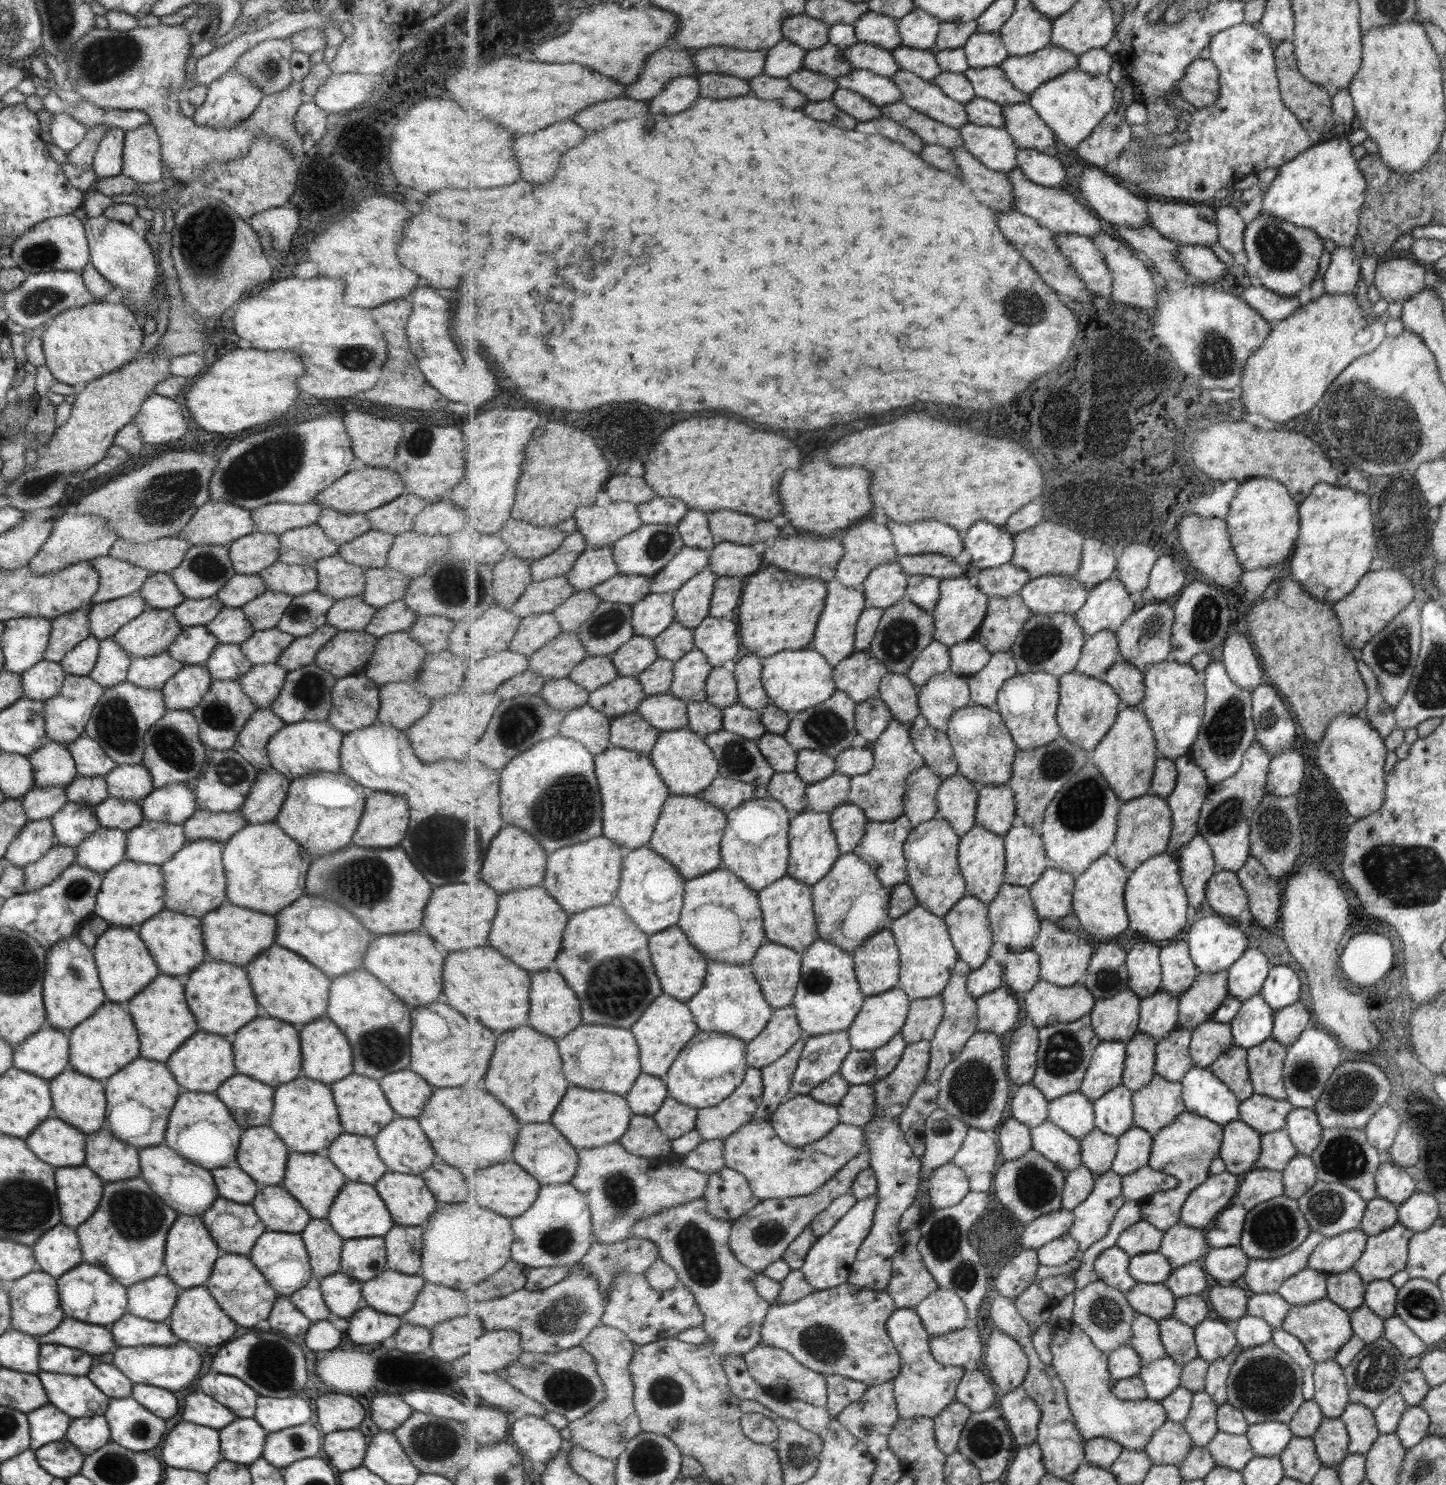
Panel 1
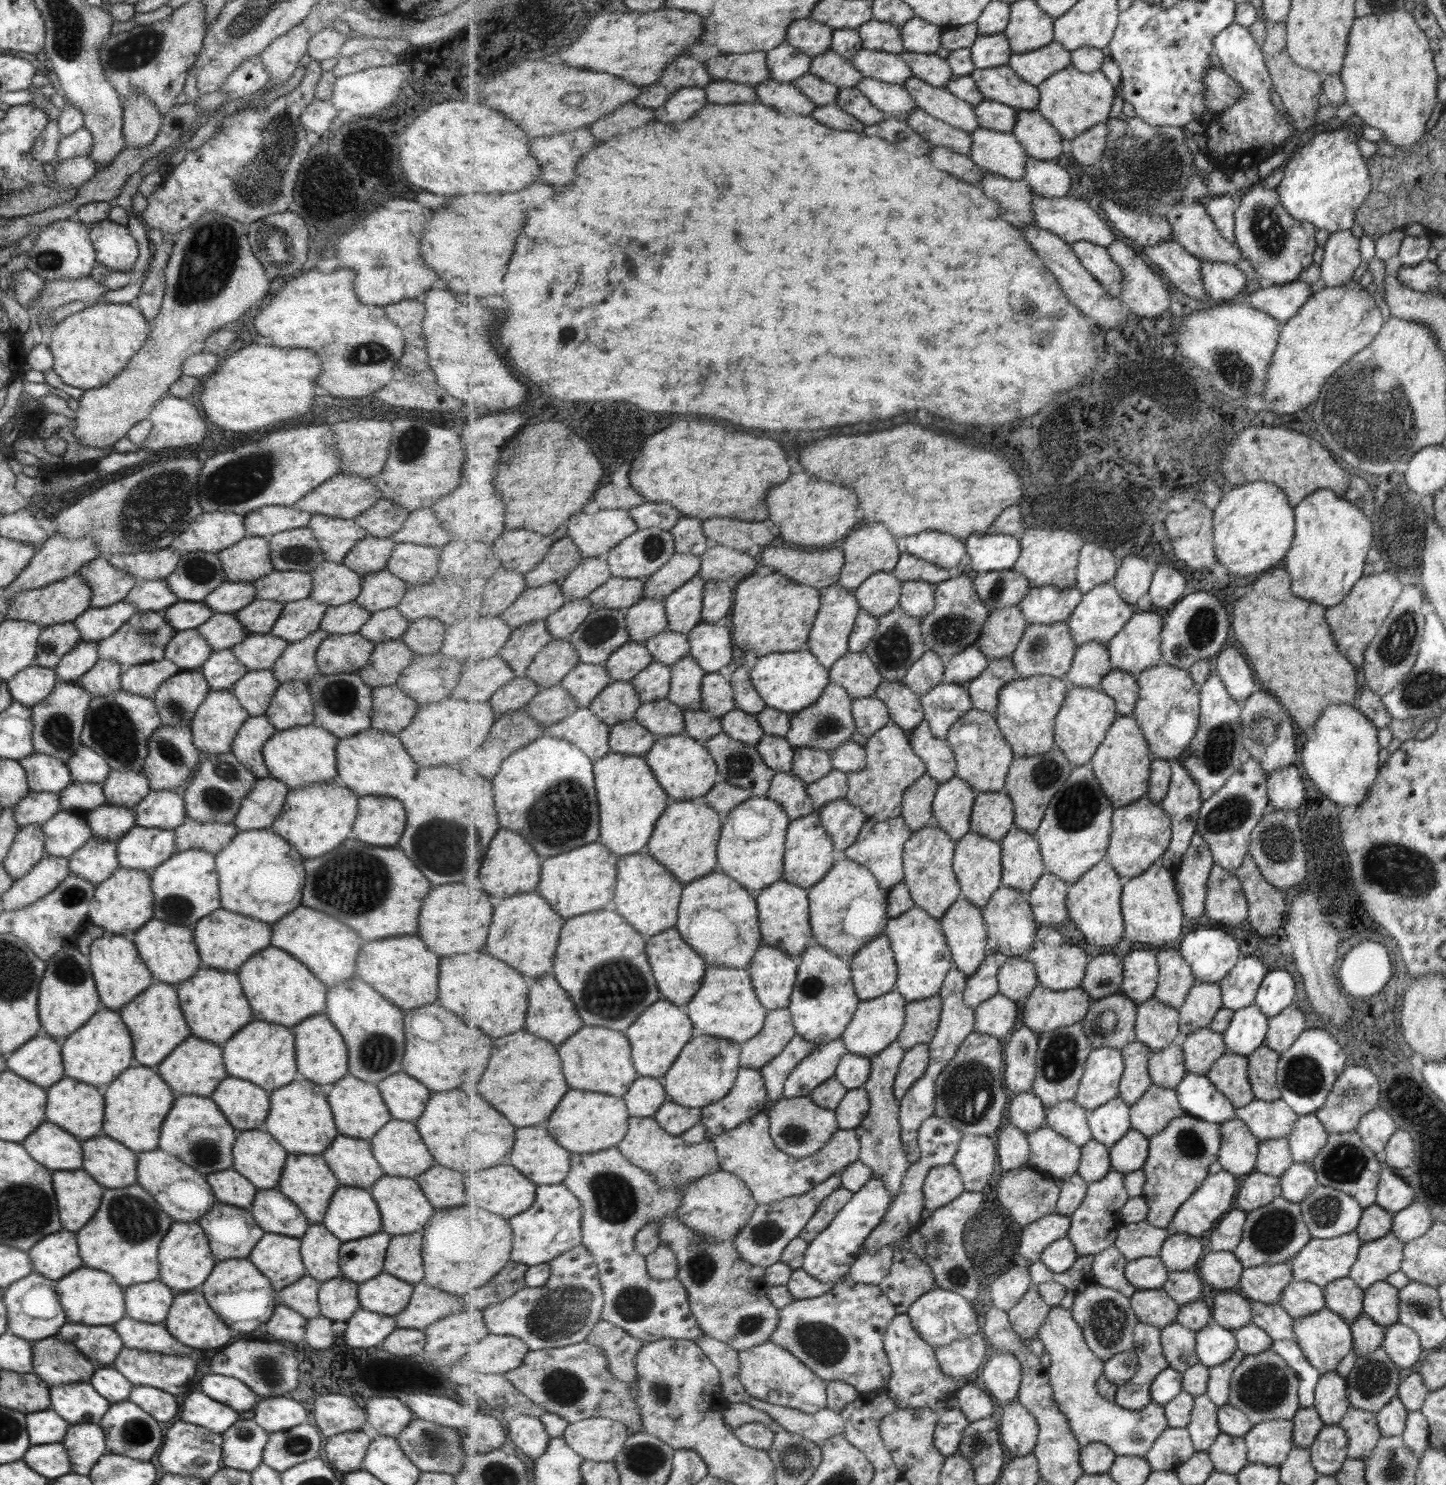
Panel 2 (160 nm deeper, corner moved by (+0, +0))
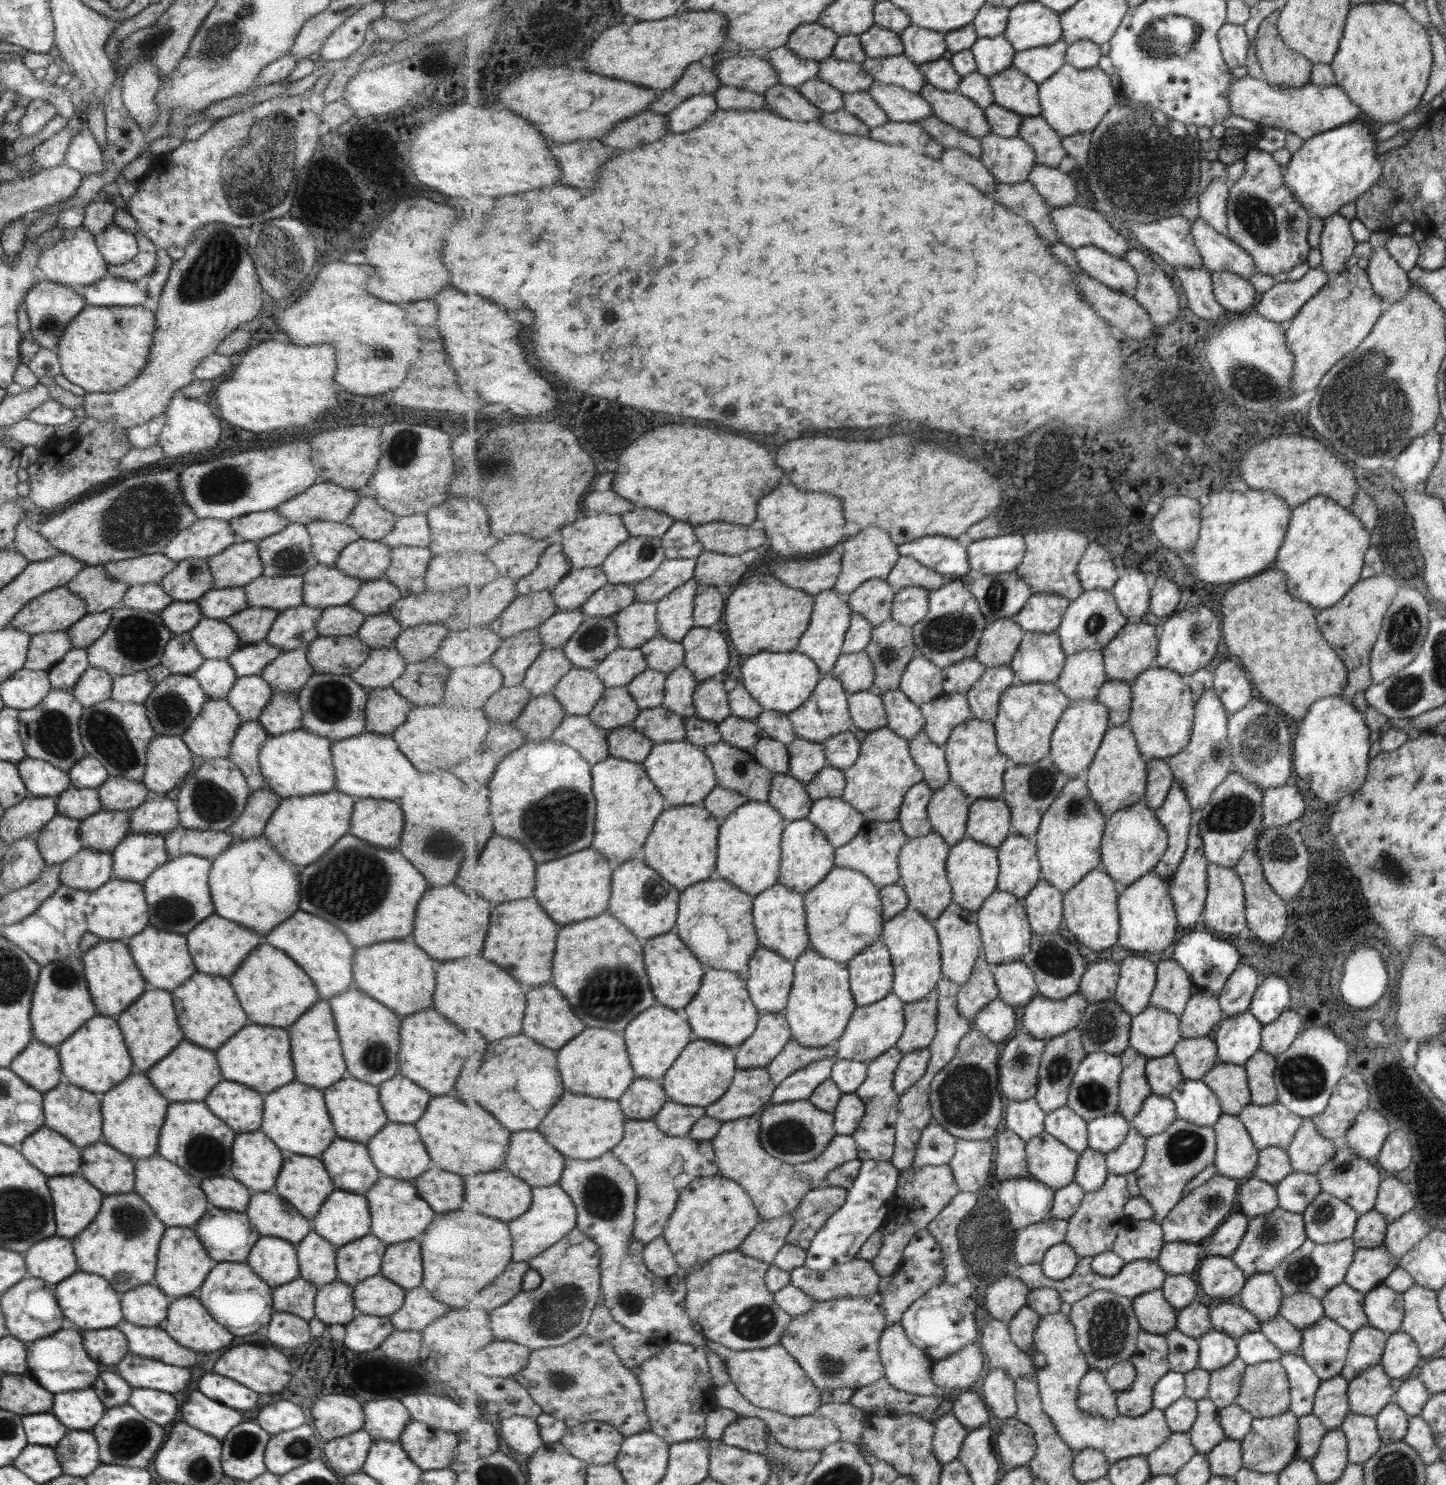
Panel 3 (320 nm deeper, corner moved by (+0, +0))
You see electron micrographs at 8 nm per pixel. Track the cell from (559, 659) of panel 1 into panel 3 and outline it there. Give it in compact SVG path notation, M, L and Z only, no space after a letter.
M545 648L529 667L522 682L532 691L532 696L551 694L557 683L574 667L563 648Z

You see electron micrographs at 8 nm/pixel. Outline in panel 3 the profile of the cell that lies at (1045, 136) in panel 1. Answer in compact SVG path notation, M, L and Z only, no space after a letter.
M1041 115L1024 117L1020 134L1035 150L1038 164L1057 167L1068 155L1060 135Z

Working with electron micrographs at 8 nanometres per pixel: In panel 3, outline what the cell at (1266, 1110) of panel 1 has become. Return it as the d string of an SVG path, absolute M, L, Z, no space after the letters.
M1277 1101L1271 1105L1261 1106L1251 1103L1238 1117L1248 1127L1257 1150L1277 1146L1287 1152L1287 1147L1291 1144L1296 1130L1303 1124L1303 1118L1300 1115L1293 1114Z

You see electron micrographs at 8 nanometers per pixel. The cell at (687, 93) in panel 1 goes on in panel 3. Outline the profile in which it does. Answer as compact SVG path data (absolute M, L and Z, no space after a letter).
M697 94L683 102L677 110L673 110L669 114L669 122L671 122L671 130L673 132L689 132L699 128L701 124L705 124L705 120L717 112L717 102L713 96L703 96Z

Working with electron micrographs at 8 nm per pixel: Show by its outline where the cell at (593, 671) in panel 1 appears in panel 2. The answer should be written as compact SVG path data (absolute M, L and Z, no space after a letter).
M580 663L560 684L565 687L580 707L589 707L592 702L613 683L612 675L604 664Z

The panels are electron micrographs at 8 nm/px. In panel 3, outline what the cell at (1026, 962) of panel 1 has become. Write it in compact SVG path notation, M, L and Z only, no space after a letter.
M1022 960L1000 964L994 974L1000 999L1011 1006L1028 1005L1039 994L1036 975Z

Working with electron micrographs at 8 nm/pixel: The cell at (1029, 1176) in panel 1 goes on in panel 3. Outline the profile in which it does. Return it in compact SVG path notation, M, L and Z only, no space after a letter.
M1031 1177L1015 1178L1000 1183L998 1199L1019 1230L1052 1215L1056 1189Z

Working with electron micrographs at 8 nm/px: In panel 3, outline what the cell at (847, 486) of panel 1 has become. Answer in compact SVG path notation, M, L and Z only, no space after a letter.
M781 486L761 500L757 510L769 534L769 544L780 558L803 557L811 552L842 544L848 537L845 526L848 519L843 514L843 502L831 494L801 492L795 486Z

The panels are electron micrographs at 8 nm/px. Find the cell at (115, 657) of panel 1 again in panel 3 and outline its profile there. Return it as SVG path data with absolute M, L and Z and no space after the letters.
M88 666L69 691L82 708L89 708L97 702L109 699L111 687L112 677L108 673Z

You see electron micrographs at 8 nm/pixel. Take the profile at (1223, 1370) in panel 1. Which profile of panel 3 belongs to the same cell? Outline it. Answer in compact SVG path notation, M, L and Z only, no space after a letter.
M1237 1356L1232 1365L1212 1372L1208 1397L1213 1399L1213 1402L1221 1409L1236 1402L1247 1366L1245 1360Z

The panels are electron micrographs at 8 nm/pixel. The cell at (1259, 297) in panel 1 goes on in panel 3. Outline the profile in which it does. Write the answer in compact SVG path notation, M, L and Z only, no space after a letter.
M1309 268L1299 280L1293 282L1285 279L1276 279L1274 285L1267 292L1261 294L1255 311L1271 319L1272 322L1285 325L1293 319L1305 301L1313 297L1328 280L1323 270Z

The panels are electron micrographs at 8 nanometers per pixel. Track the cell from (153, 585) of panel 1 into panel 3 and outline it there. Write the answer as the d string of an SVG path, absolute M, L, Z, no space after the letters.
M143 584L128 587L119 602L125 608L157 613L172 600L158 584Z

